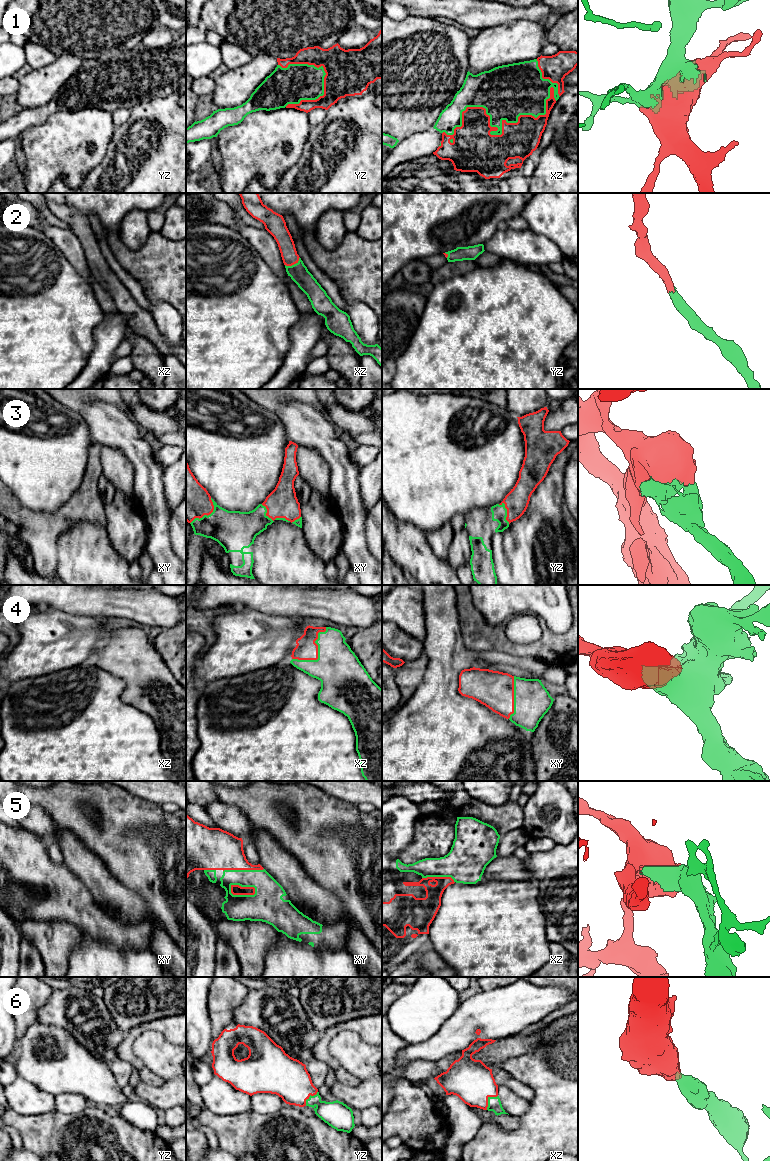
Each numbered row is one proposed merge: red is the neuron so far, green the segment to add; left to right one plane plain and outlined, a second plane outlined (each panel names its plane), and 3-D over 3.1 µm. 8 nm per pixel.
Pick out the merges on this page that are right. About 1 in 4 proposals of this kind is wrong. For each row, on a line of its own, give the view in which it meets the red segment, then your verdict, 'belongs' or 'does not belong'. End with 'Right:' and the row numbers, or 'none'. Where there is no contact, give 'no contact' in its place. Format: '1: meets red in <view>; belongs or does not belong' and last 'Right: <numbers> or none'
1: meets red in xz; belongs
2: meets red in xz; belongs
3: meets red in xy; belongs
4: meets red in xz; belongs
5: meets red in xy; belongs
6: meets red in xz; belongs
Right: 1, 2, 3, 4, 5, 6

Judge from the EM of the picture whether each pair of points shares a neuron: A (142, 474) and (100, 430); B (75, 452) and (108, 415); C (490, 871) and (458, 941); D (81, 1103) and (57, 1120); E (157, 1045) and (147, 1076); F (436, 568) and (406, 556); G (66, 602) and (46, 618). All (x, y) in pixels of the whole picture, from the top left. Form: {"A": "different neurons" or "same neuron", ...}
{"A": "same neuron", "B": "different neurons", "C": "different neurons", "D": "different neurons", "E": "different neurons", "F": "same neuron", "G": "different neurons"}

